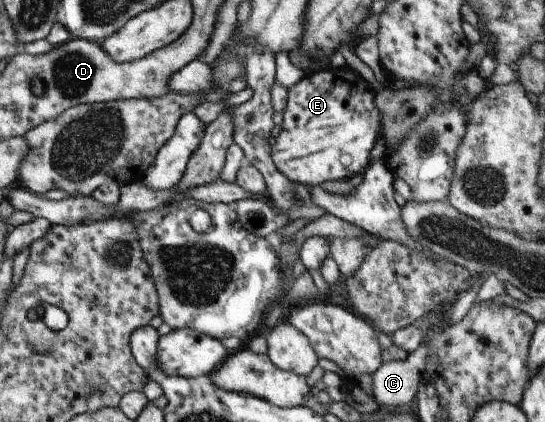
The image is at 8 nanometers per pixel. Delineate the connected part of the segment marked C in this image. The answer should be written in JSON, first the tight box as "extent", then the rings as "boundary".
{"extent":[371,343,427,406],"boundary":[[[420,343],[403,360],[380,364],[371,373],[371,391],[378,406],[408,405],[415,398],[427,350]]]}

